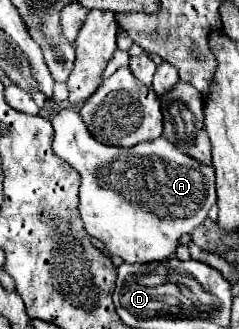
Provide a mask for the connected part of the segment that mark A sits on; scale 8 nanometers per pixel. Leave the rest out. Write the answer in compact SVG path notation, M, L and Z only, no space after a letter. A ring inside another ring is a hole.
M74 110L54 112L50 122L56 132L54 152L60 158L64 158L70 166L76 166L78 174L82 176L78 212L84 222L84 230L90 236L98 238L110 254L120 256L126 264L162 262L172 258L180 246L180 238L198 228L206 220L210 206L216 202L214 168L204 166L204 162L196 162L196 158L188 158L188 154L176 150L176 146L172 146L172 142L168 142L164 136L130 148L118 148L106 146L92 138L88 128L84 126L84 120ZM146 208L170 208L170 216L160 218Z

